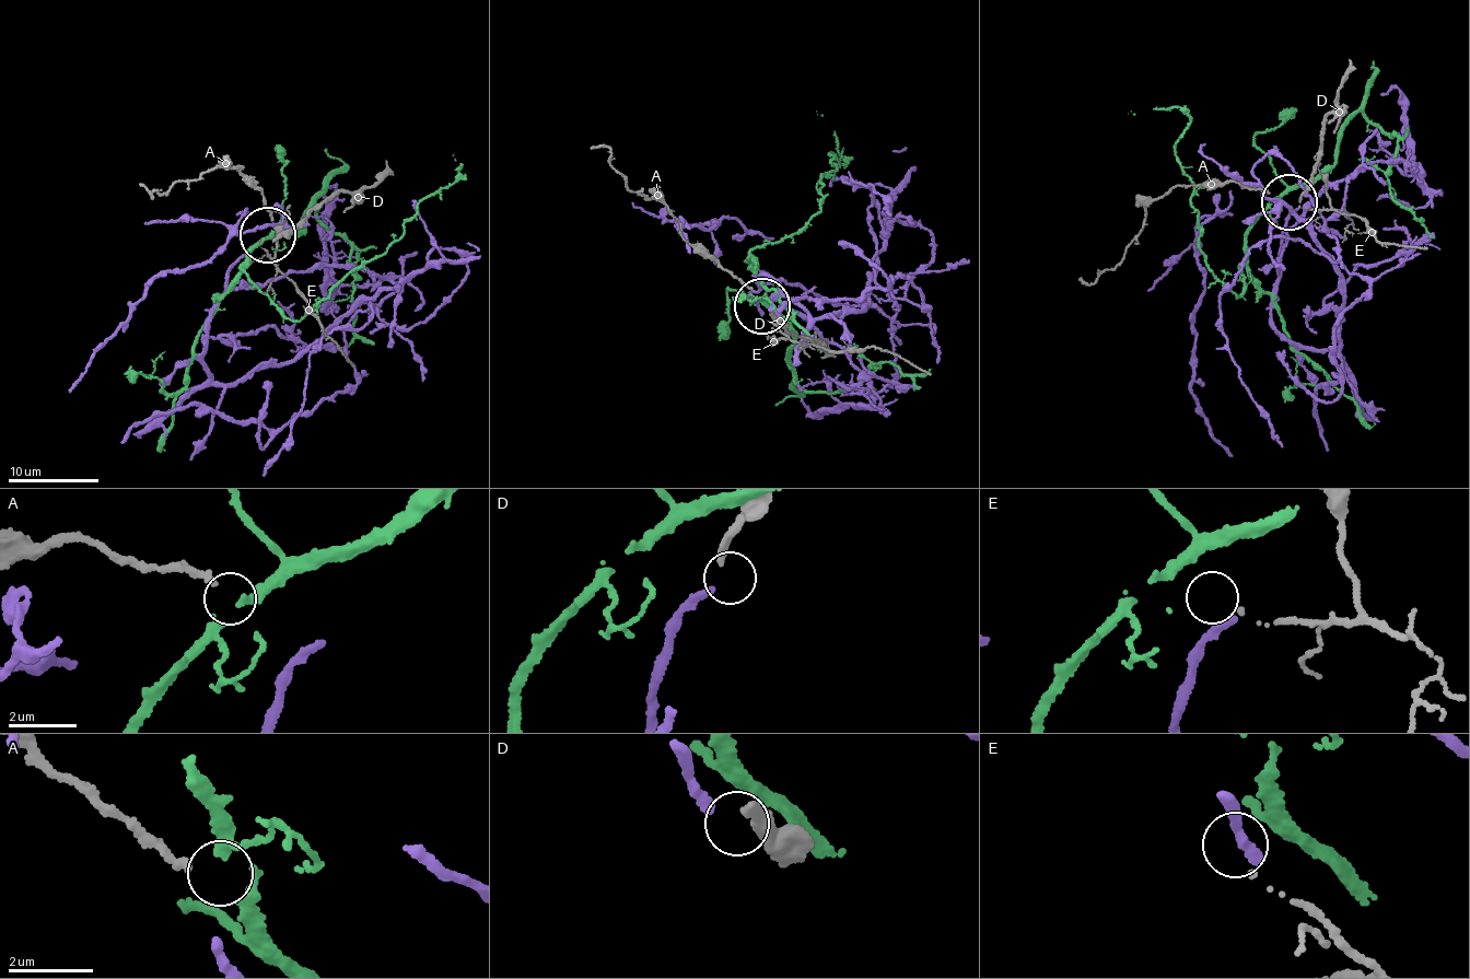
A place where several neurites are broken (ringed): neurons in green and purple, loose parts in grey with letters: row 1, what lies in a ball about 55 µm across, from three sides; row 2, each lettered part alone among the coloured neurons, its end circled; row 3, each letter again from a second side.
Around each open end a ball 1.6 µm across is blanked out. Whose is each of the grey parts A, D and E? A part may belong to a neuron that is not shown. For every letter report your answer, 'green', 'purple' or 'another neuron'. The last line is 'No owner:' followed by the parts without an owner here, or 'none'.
A: green
D: purple
E: another neuron
No owner: E

